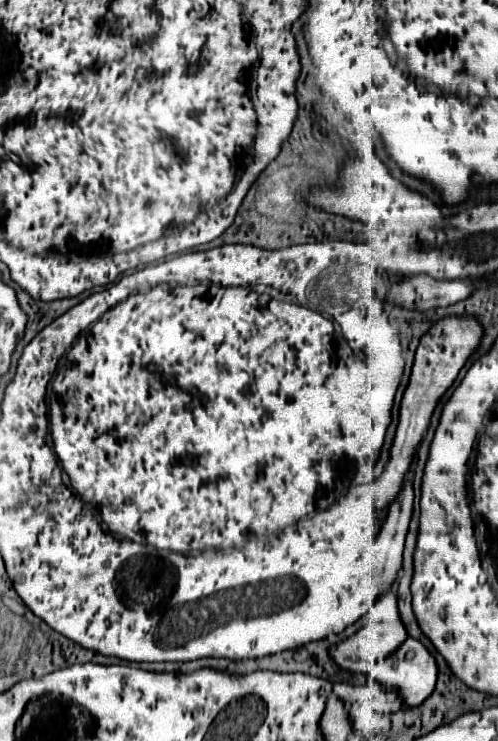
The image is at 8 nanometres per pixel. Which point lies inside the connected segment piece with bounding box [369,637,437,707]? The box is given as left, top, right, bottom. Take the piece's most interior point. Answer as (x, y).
(411, 668)

